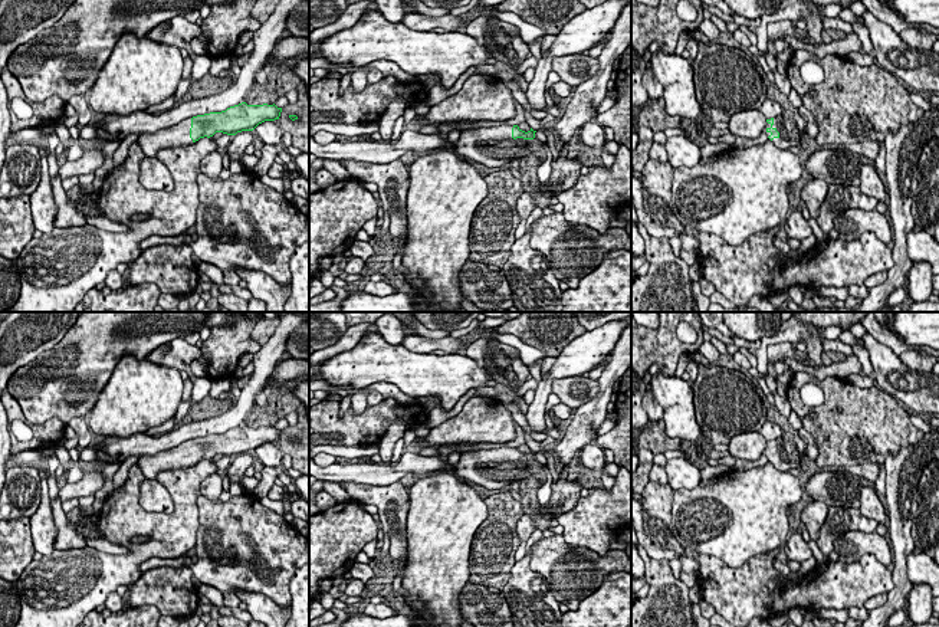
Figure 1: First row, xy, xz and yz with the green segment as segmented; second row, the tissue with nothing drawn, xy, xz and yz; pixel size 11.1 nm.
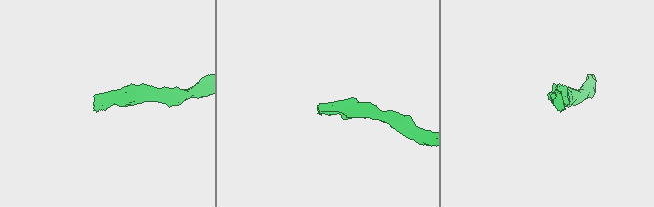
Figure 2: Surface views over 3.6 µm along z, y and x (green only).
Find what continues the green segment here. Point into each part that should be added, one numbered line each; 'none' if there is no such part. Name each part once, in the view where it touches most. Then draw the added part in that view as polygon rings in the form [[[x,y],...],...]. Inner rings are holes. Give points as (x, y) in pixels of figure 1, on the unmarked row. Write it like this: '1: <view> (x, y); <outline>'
1: yz (790, 446); [[[788,431],[774,440],[772,450],[779,454],[779,459],[772,462],[774,467],[779,472],[788,472],[800,466],[807,449],[798,433]]]

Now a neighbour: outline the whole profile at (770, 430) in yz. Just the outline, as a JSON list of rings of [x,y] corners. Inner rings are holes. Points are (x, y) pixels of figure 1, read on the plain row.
[[[765,421],[761,434],[765,437],[766,441],[779,439],[782,436],[782,429],[777,423]]]

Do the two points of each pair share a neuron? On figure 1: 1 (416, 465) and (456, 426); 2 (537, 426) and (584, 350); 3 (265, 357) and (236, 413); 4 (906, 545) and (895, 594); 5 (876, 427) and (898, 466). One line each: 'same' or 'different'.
1: different
2: same
3: same
4: same
5: different

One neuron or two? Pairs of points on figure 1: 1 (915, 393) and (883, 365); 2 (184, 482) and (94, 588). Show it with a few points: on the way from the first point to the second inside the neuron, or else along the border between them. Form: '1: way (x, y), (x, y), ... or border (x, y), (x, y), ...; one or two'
1: way (908, 386), (890, 373); one
2: way (184, 512), (148, 550), (140, 552), (124, 568); one

